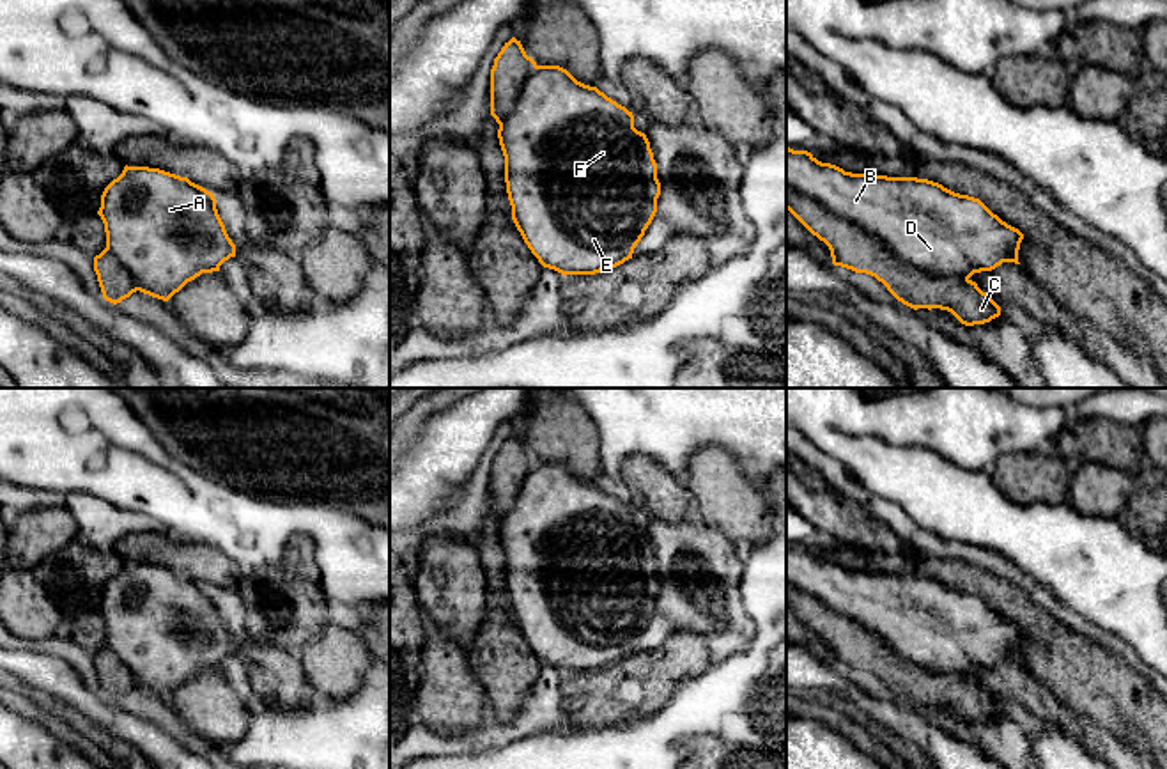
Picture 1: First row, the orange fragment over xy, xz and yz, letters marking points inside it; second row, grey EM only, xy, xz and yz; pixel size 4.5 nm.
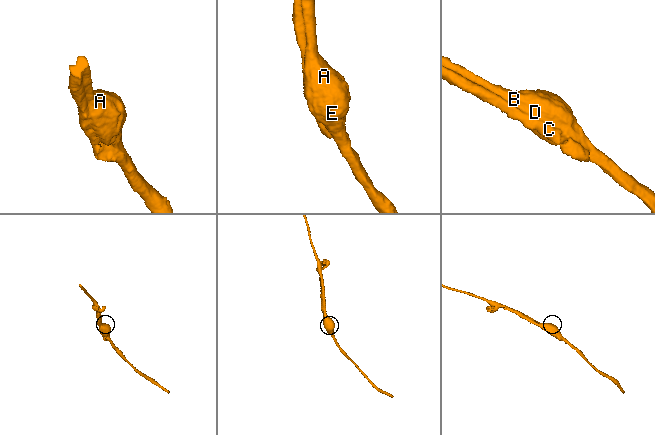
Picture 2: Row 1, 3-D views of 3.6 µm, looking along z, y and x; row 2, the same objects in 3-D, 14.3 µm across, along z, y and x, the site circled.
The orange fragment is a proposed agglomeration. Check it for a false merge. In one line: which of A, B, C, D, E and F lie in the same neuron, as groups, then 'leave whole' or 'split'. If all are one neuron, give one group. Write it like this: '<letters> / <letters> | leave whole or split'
A B D E F / C | split

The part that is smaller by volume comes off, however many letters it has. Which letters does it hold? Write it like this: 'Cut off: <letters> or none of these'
Cut off: C

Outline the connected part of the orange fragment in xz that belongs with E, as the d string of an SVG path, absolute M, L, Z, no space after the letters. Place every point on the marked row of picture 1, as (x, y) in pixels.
M535 66L528 76L524 89L498 129L499 145L505 156L505 183L512 206L512 220L521 232L524 243L544 268L565 275L595 275L623 264L632 259L636 245L645 236L657 213L657 198L661 195L661 183L657 179L657 163L645 133L634 128L634 115L625 106L618 105L597 87L577 82L567 69L560 66Z

